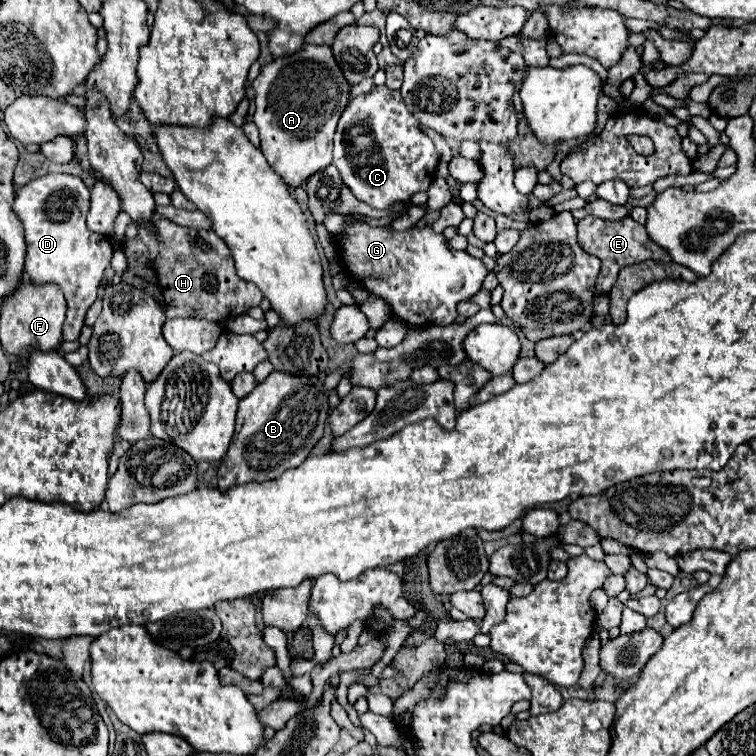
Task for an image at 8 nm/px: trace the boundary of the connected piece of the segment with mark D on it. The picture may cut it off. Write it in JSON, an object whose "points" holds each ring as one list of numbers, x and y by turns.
{"points":[[48,173,32,183,20,187,14,199,14,211,18,213,26,231,26,277,32,283,54,281,64,291,68,313,62,327,64,341,76,341,84,327,84,315,96,301,96,289,110,267,114,253,112,241,106,235,98,235,86,227,86,213,90,205,90,191,76,175]]}

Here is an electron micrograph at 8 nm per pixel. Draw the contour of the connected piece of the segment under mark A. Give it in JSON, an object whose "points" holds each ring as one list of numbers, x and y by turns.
{"points":[[304,45,294,55,274,59,262,67,252,89,256,91,254,123,260,131,262,153,288,187,302,185,310,175,332,163,332,137,350,101,350,85,330,45]]}

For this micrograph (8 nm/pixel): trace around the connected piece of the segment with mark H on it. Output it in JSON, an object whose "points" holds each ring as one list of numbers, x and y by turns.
{"points":[[154,213,152,221,156,233,138,225,138,237,126,239,124,251,128,257,128,269,122,275,122,281,154,295,164,307,168,319,194,315,198,319,226,321,260,305,264,297,262,291,254,283,238,277,232,253,214,231,204,233,202,237,198,235,196,239,190,229,168,221,160,213]]}

